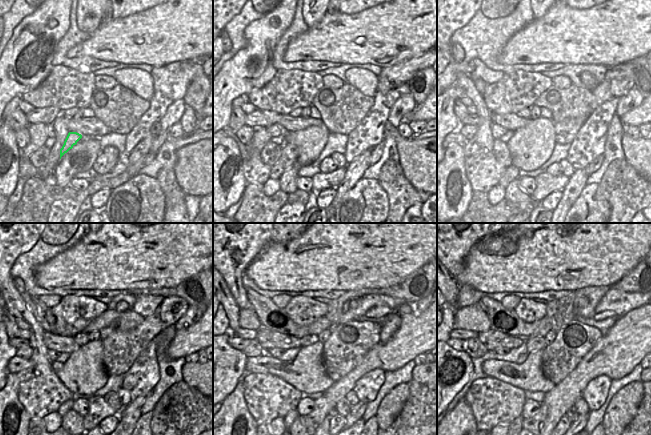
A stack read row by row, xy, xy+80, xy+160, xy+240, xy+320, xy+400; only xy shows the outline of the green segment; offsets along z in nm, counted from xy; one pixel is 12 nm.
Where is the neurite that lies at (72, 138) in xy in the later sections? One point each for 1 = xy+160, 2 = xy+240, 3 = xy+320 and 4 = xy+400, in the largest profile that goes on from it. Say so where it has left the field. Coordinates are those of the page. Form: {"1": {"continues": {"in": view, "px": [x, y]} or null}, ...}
{"1": {"continues": {"in": "xy+160", "px": [511, 172]}}, "2": {"continues": {"in": "xy+240", "px": [67, 405]}}, "3": {"continues": {"in": "xy+320", "px": [292, 415]}}, "4": {"continues": {"in": "xy+400", "px": [515, 426]}}}

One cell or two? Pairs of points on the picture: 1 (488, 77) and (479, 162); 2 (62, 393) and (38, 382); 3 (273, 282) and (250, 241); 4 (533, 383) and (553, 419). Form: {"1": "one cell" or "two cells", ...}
{"1": "two cells", "2": "one cell", "3": "two cells", "4": "two cells"}

